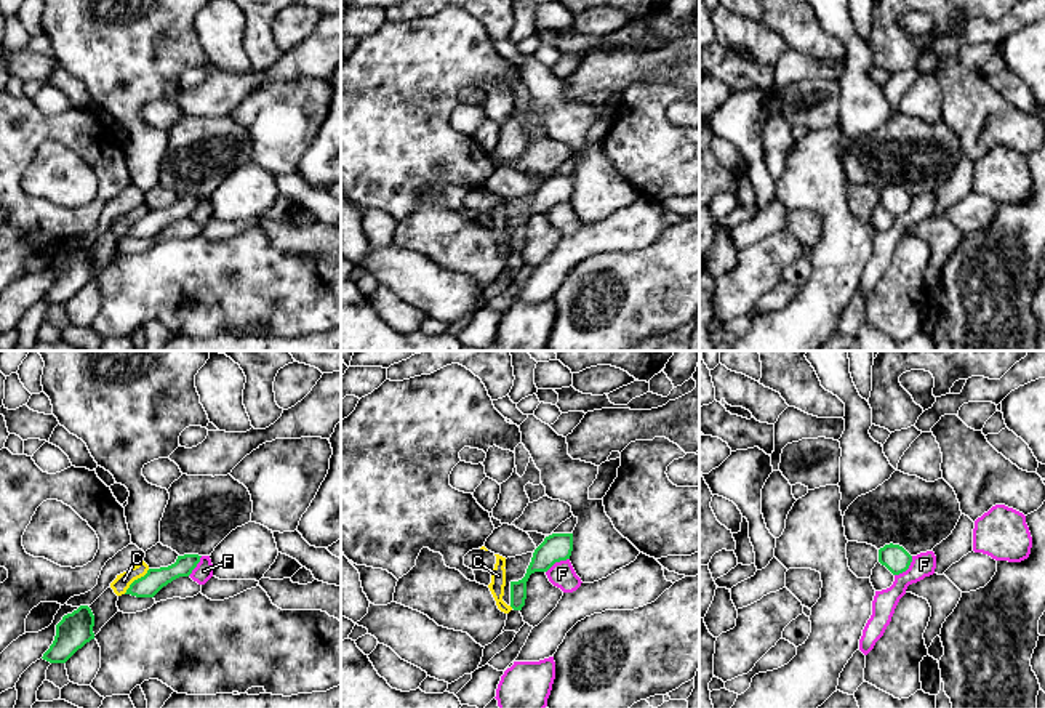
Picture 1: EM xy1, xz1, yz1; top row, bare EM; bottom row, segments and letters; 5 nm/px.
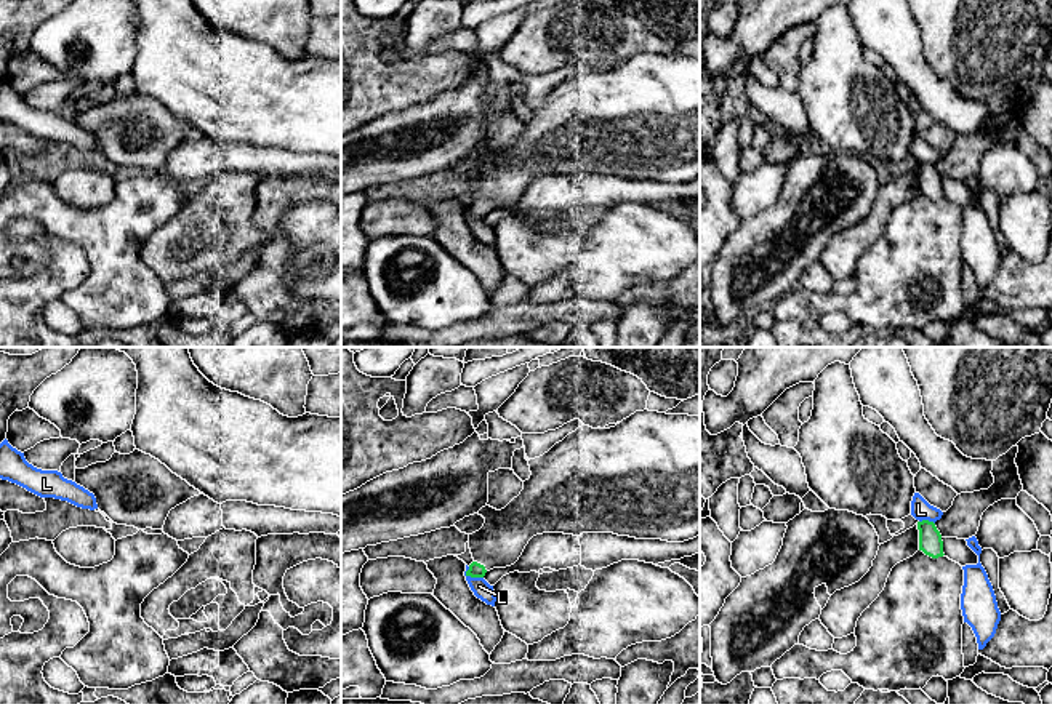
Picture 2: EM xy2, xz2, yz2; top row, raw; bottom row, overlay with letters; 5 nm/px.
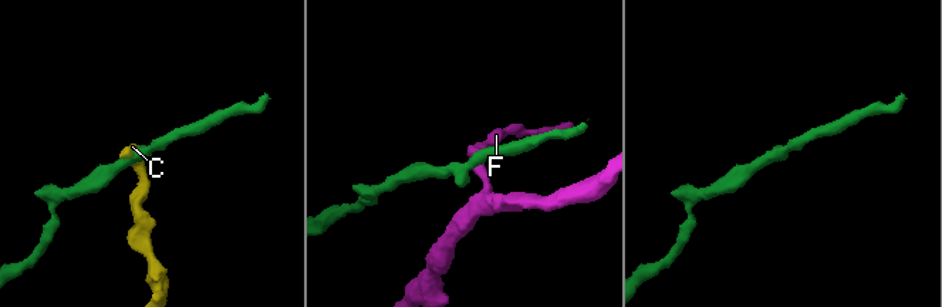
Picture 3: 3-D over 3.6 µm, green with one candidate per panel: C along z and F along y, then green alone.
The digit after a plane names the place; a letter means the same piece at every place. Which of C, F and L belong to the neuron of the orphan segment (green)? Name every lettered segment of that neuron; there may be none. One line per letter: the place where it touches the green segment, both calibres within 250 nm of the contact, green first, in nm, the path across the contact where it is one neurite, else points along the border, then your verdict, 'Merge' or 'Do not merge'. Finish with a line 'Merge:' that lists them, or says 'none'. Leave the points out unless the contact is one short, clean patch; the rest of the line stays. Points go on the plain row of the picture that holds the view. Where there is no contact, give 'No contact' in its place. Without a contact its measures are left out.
C: Touches green at xy1 (135, 221). Thickness 110 nm (green) against 80 nm. Boundary: xy1 (149, 210), (124, 234). Do not merge
F: Touches green at yz1 (906, 210). Thickness 140 nm (green) against 120 nm. Boundary: yz1 (912, 197), (908, 209), (895, 217). Do not merge
L: Touches green at xz2 (474, 218). Thickness 80 nm (green) against 90 nm. Boundary: xz2 (465, 213), (474, 220), (482, 220). Do not merge
Merge: none

